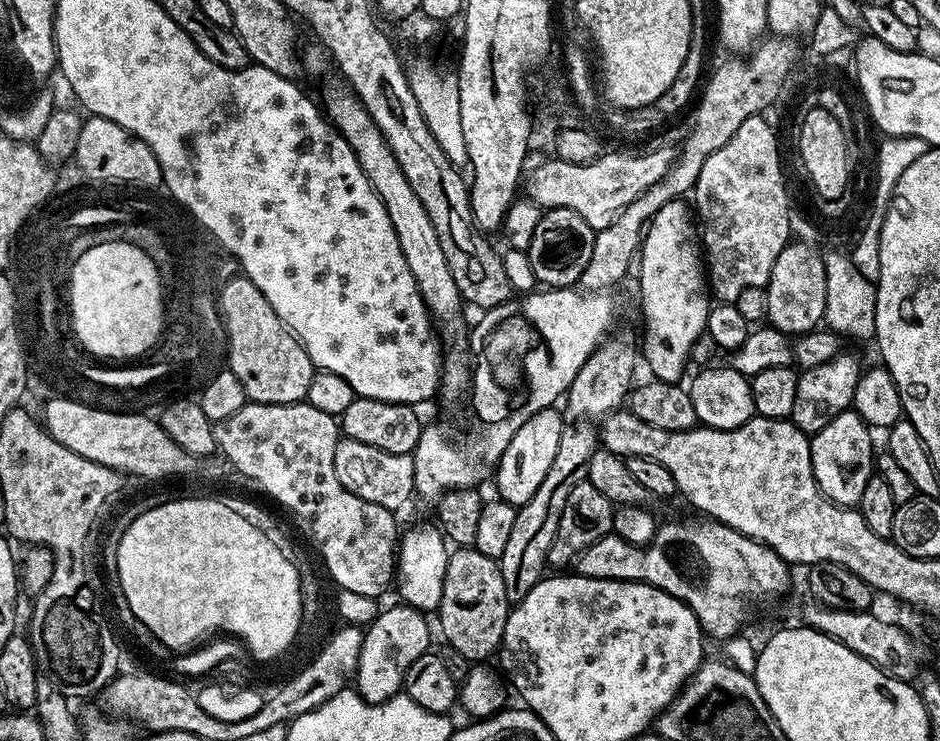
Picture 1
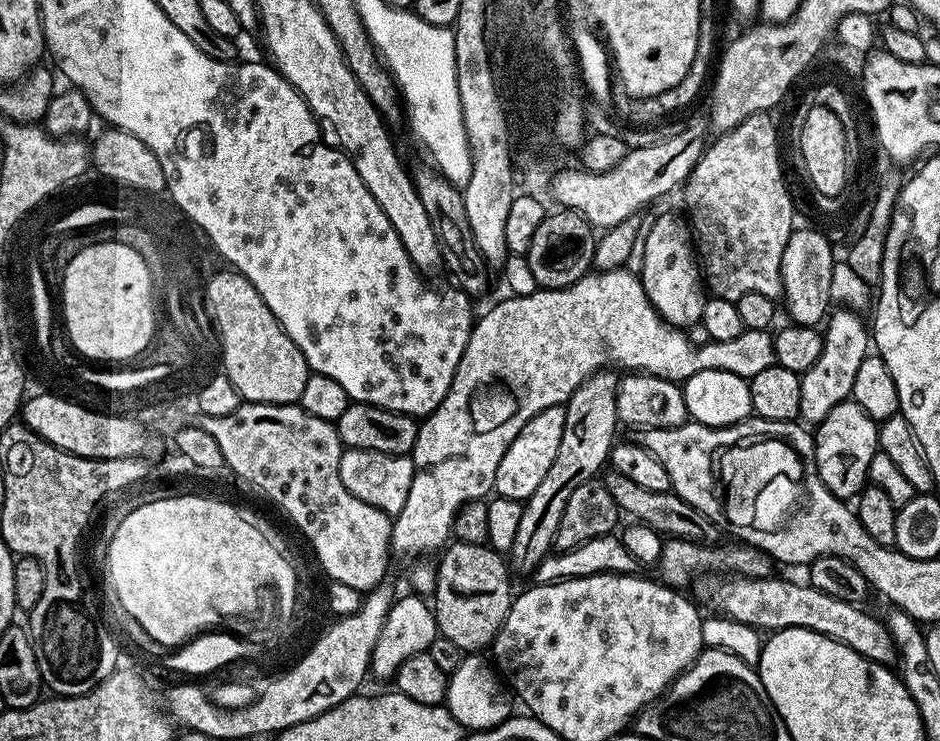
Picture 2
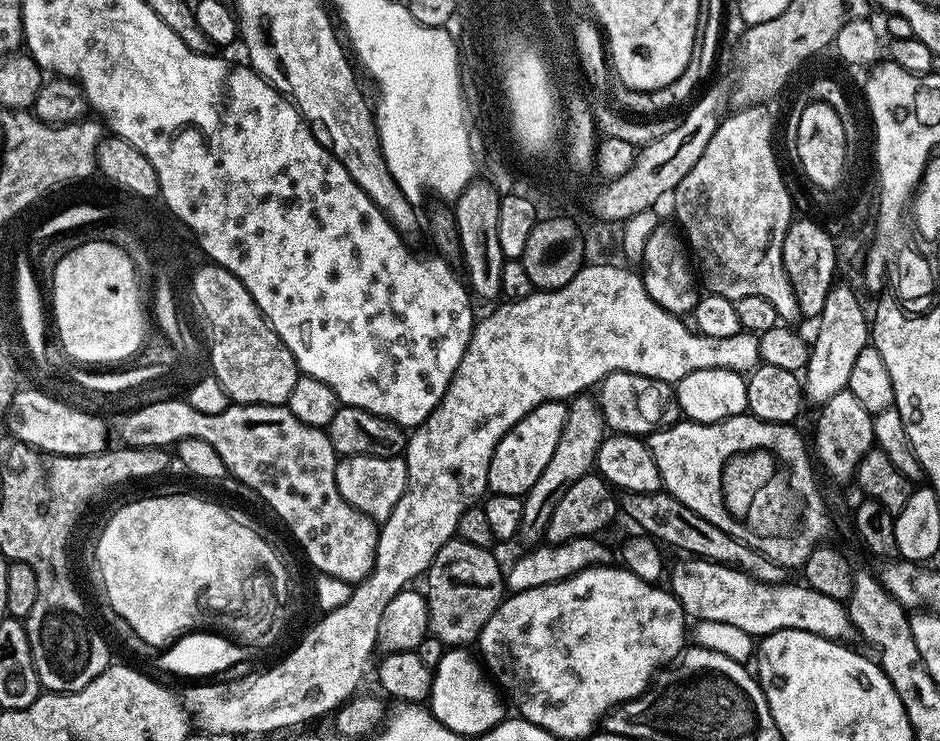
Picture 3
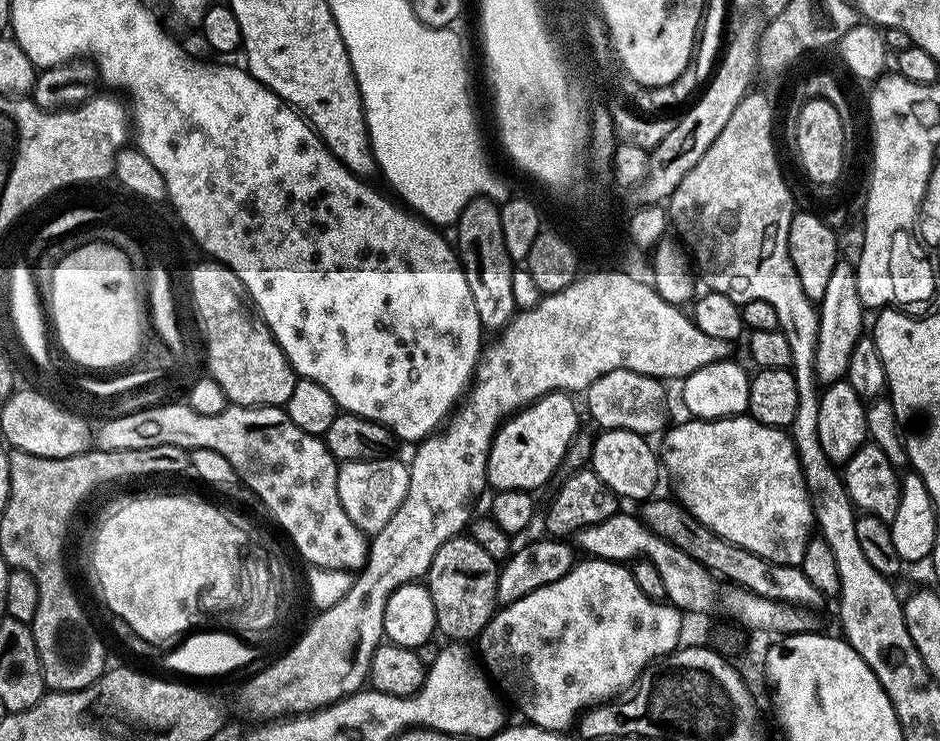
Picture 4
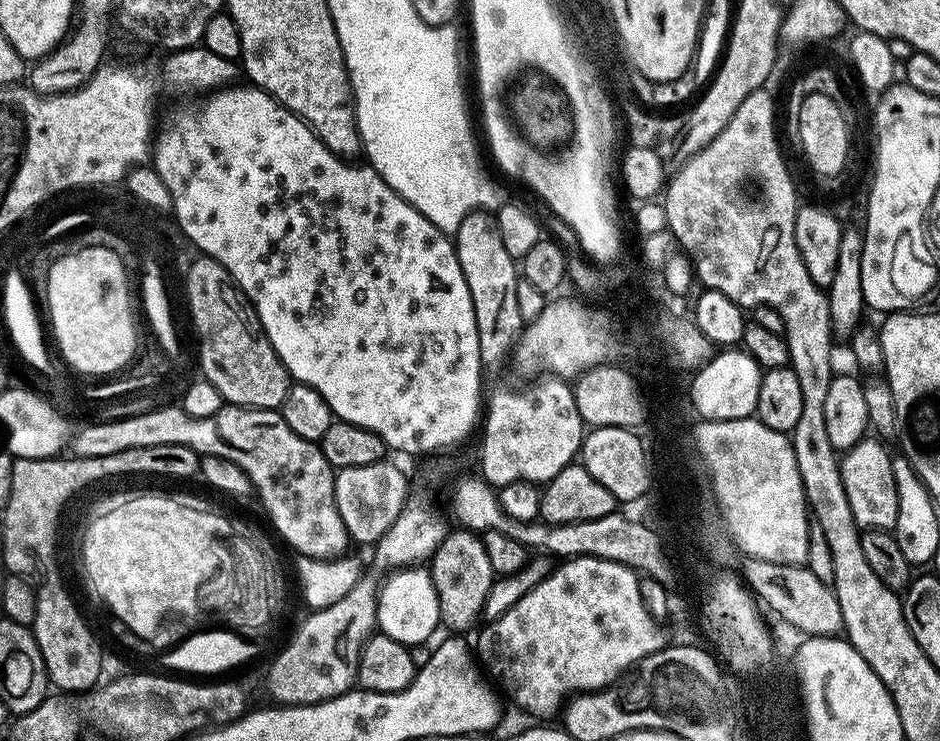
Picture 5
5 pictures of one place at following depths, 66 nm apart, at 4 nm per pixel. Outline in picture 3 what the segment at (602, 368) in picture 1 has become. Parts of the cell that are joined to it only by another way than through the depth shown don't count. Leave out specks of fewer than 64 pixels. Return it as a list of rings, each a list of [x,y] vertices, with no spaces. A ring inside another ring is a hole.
[[[576,398],[571,401],[568,410],[568,421],[560,439],[558,450],[554,458],[550,458],[550,466],[542,472],[542,478],[534,482],[534,486],[523,497],[524,517],[520,527],[520,536],[523,539],[540,542],[545,539],[550,520],[554,518],[554,510],[558,510],[558,502],[566,495],[566,490],[578,482],[578,478],[589,475],[596,467],[596,455],[604,442],[606,423],[604,413],[595,399]]]

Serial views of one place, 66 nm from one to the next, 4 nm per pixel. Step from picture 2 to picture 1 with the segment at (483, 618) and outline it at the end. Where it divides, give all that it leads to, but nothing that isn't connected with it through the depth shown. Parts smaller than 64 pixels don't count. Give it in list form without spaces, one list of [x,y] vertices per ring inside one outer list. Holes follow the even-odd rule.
[[[460,546],[448,553],[448,565],[442,582],[441,602],[438,607],[440,628],[448,639],[448,644],[468,662],[484,662],[488,655],[495,653],[500,646],[500,639],[506,630],[506,618],[510,611],[510,602],[506,598],[506,586],[502,582],[502,570],[499,563],[474,546]]]

